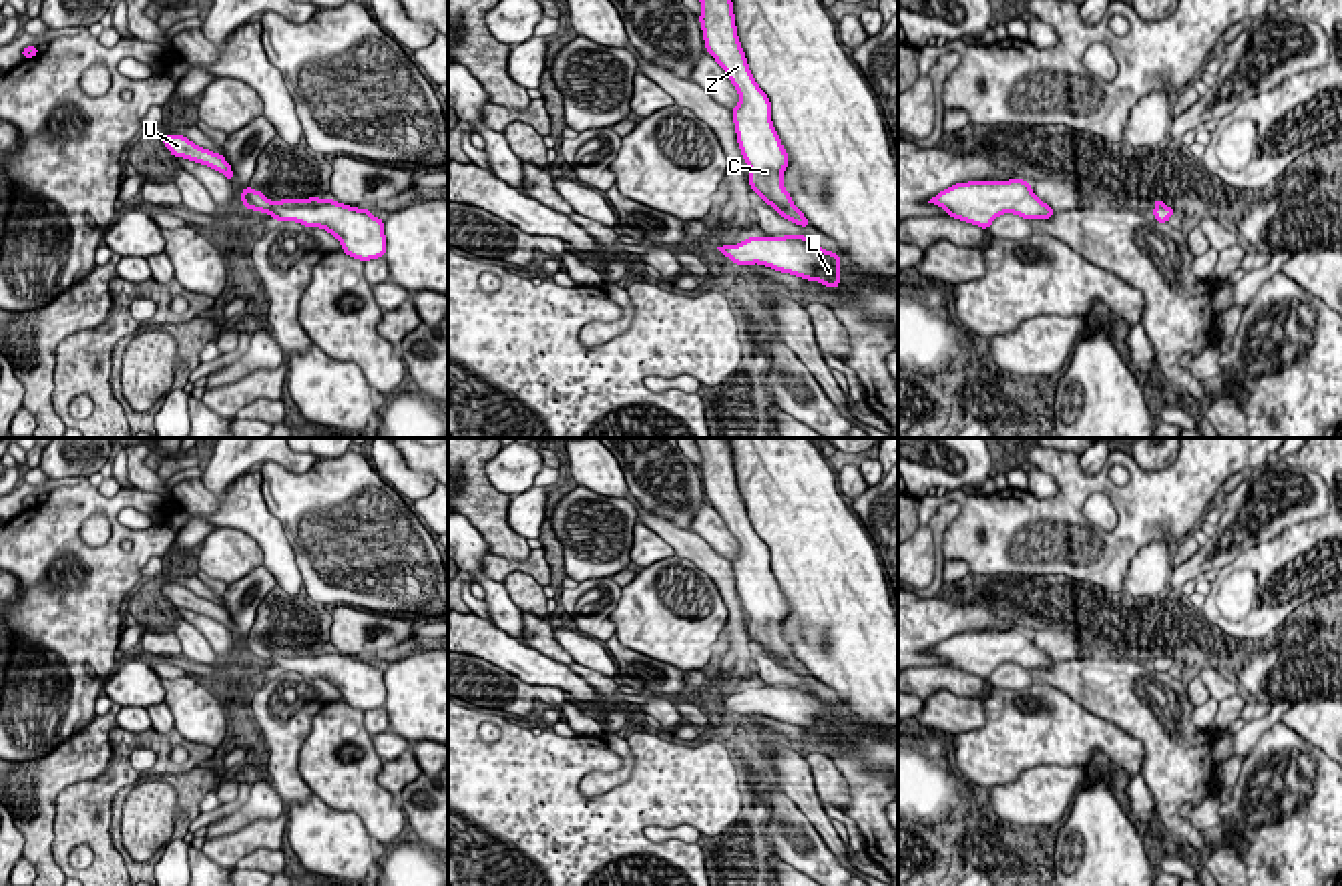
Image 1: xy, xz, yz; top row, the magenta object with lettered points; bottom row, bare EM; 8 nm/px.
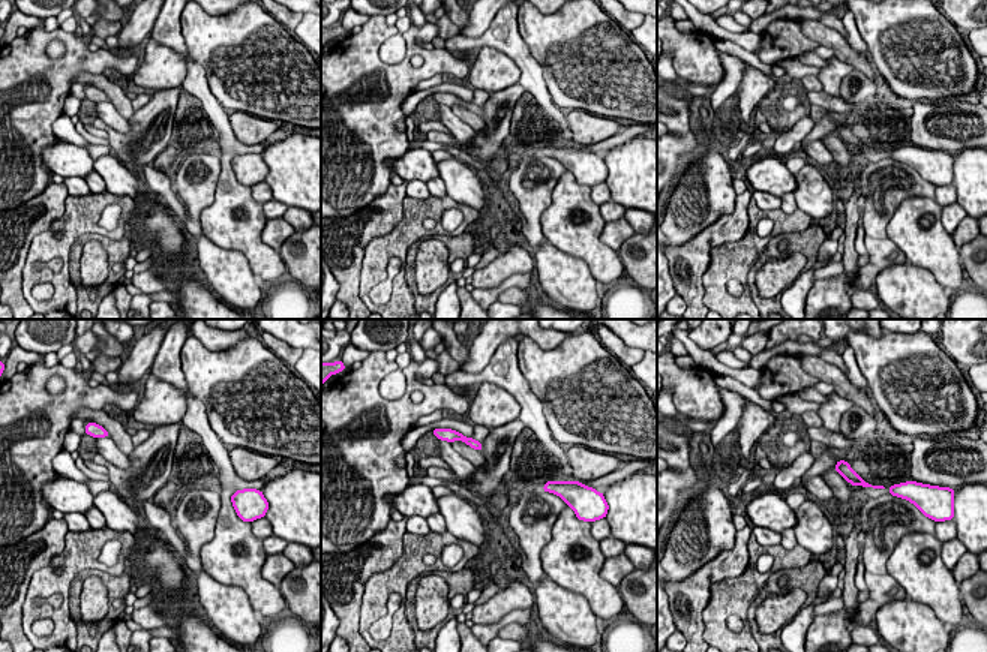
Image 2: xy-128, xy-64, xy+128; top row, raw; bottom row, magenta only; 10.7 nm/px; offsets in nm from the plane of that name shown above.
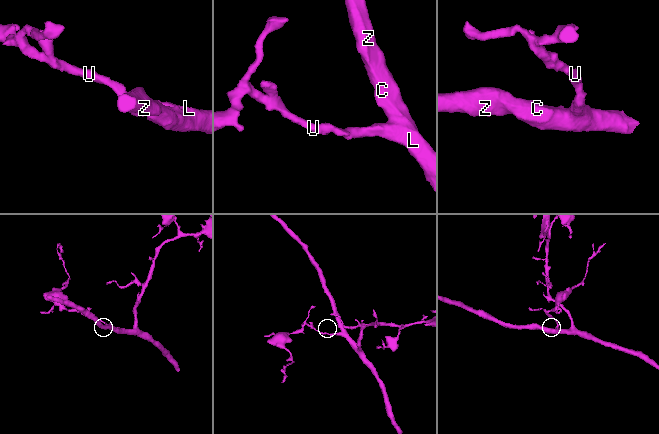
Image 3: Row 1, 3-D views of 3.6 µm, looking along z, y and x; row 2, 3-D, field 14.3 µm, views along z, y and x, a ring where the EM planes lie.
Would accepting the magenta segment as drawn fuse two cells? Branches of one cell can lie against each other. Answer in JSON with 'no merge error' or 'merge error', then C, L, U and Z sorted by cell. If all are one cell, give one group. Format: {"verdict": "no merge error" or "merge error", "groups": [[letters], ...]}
{"verdict": "no merge error", "groups": [["C", "L", "U", "Z"]]}

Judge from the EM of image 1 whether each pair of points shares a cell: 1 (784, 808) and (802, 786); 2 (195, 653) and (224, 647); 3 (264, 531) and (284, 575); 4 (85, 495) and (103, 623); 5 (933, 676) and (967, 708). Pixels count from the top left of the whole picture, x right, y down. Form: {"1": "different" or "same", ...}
{"1": "different", "2": "different", "3": "same", "4": "same", "5": "different"}

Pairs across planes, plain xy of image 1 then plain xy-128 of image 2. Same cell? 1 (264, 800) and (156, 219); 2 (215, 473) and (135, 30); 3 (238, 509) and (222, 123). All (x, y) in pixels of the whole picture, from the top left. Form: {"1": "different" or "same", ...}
{"1": "different", "2": "same", "3": "same"}

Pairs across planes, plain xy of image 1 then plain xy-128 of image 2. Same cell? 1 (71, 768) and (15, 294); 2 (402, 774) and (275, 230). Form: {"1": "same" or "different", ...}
{"1": "same", "2": "same"}

